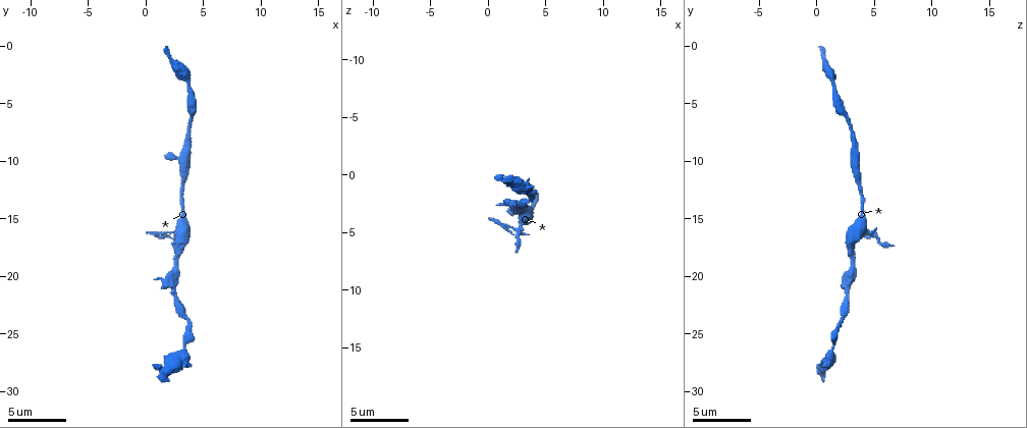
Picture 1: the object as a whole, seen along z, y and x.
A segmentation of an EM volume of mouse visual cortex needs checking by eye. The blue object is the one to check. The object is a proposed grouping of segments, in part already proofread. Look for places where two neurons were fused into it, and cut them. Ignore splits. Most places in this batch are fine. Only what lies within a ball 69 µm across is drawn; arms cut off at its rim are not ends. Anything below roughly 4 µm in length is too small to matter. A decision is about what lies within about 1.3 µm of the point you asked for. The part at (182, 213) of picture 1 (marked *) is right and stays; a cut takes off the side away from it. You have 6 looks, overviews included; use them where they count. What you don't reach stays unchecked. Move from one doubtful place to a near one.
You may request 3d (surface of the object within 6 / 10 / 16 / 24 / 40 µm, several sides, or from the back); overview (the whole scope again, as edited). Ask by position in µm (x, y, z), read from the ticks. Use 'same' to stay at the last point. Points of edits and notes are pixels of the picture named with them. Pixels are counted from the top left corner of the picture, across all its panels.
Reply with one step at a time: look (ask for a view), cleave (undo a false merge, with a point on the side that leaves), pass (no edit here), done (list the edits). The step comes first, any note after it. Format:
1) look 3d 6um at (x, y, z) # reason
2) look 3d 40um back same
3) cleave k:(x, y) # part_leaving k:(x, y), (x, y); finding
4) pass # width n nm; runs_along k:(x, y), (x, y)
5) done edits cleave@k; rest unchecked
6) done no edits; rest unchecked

look 3d 10um at (3.0, 16.0, 4.4) # small branch off a trunk

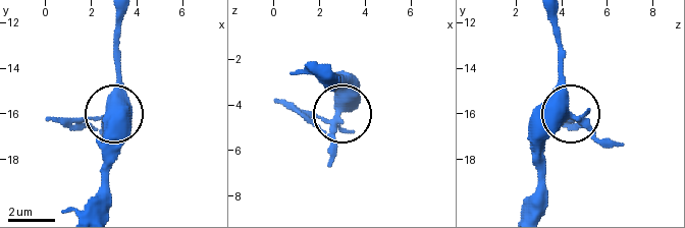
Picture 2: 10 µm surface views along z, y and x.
look 3d 6um at (2.9, 16.0, 4.3) # zoom in

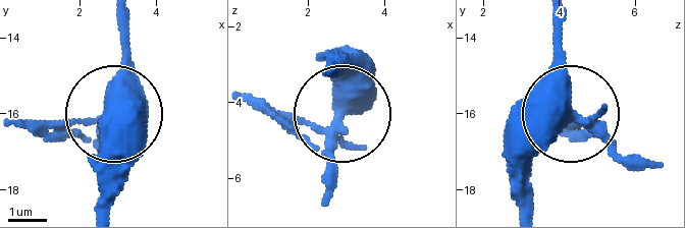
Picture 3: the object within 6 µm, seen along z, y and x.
pass # width 380 nm; one neuron here

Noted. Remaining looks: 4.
look 3d 16um at (3.4, 26.2, 1.4) # thin neck

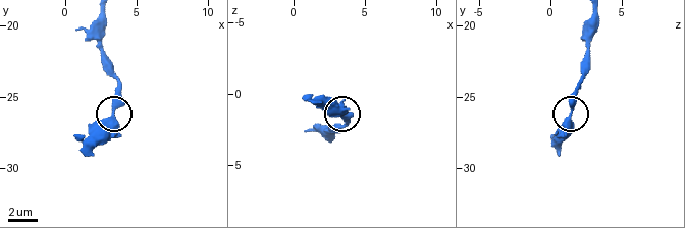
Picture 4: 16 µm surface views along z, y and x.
pass # width 400 nm; runs_along 4:(104, 17), (100, 47), (118, 105), (101, 144); one neuron here

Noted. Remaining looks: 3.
look 3d 10um at (2.4, 21.6, 2.6) # a narrow waist

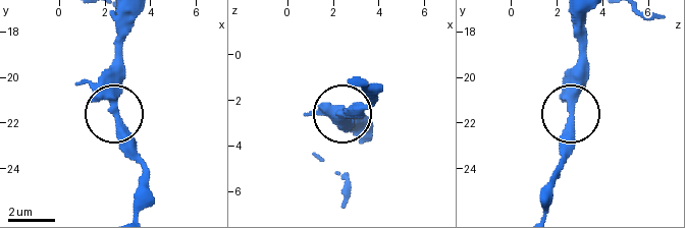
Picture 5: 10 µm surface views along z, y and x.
pass # runs_along 5:(587, 18), (587, 76), (570, 117), (564, 168); one neuron here

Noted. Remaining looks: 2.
done no edits; rest unchecked

